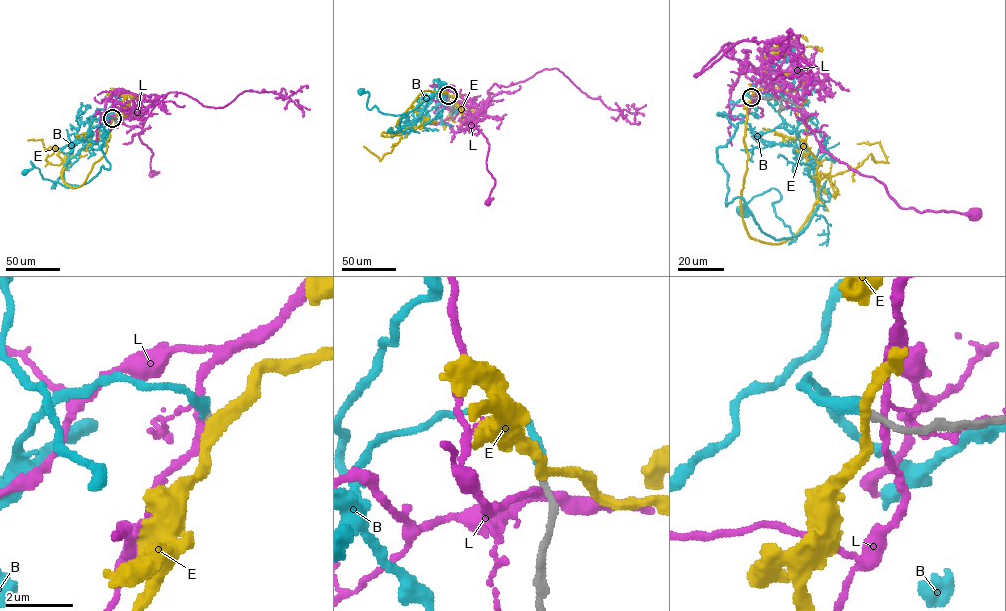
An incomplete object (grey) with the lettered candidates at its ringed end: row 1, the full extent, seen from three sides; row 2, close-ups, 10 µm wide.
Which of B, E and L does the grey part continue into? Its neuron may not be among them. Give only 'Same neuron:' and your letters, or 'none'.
Same neuron: B

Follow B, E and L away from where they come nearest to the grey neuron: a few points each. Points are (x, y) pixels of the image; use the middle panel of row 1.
B: (448, 95), (435, 93), (434, 79), (446, 83), (401, 118), (368, 109), (361, 90)
E: (448, 95), (445, 92), (428, 90), (420, 93), (398, 121), (405, 127), (399, 140), (380, 160), (364, 146)
L: (448, 96), (476, 109), (479, 119), (475, 124), (488, 143), (487, 166), (495, 180), (488, 202)

